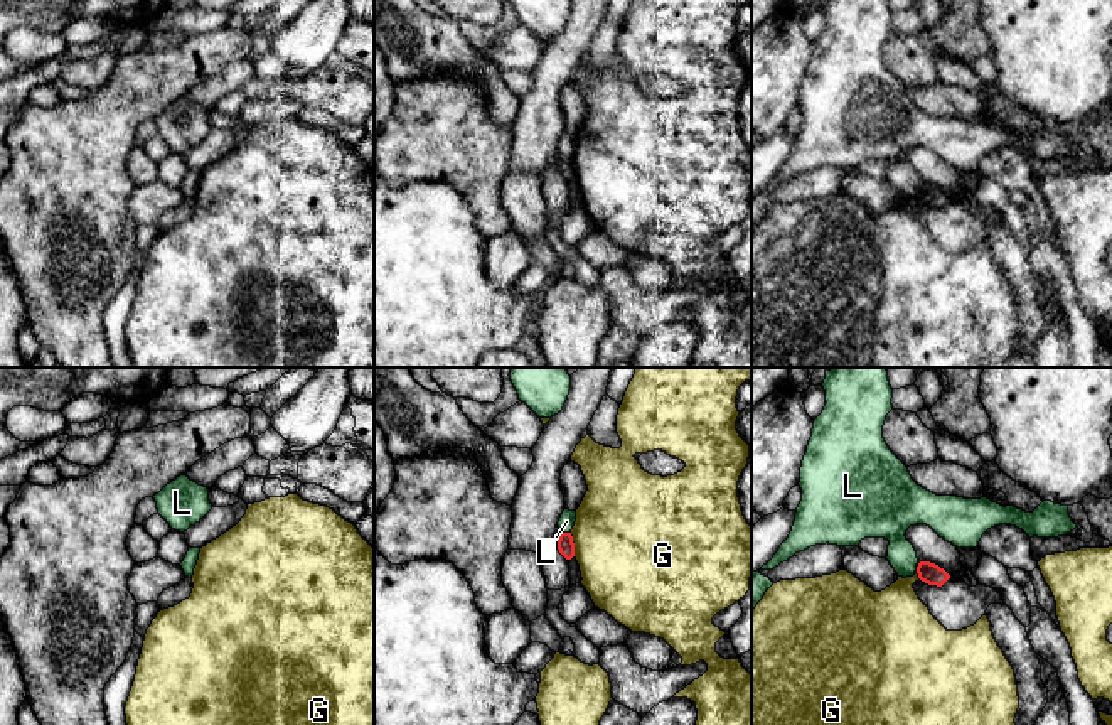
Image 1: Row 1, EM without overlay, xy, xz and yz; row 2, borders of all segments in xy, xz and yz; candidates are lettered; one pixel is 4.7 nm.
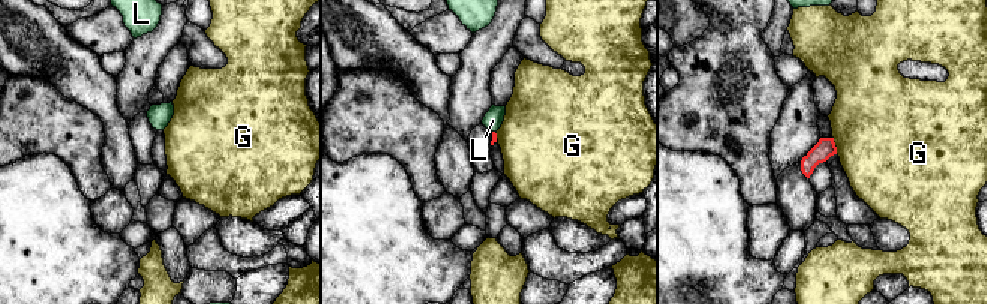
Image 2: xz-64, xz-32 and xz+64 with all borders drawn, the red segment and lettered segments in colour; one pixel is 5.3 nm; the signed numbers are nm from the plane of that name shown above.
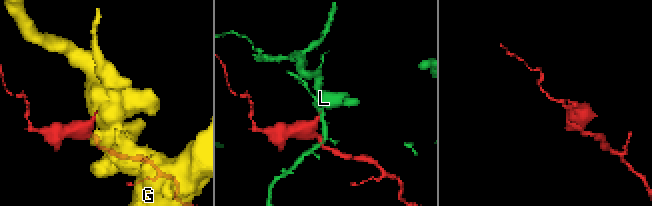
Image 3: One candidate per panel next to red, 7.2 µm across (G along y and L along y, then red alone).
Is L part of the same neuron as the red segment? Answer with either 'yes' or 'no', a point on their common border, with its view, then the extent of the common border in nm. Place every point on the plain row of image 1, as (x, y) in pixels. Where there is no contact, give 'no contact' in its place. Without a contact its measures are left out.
no | xz (566, 155) | 50 nm

